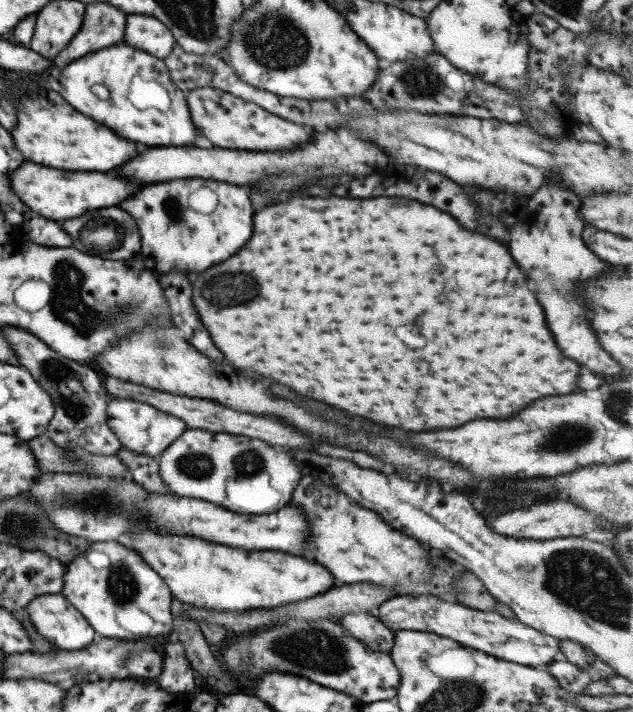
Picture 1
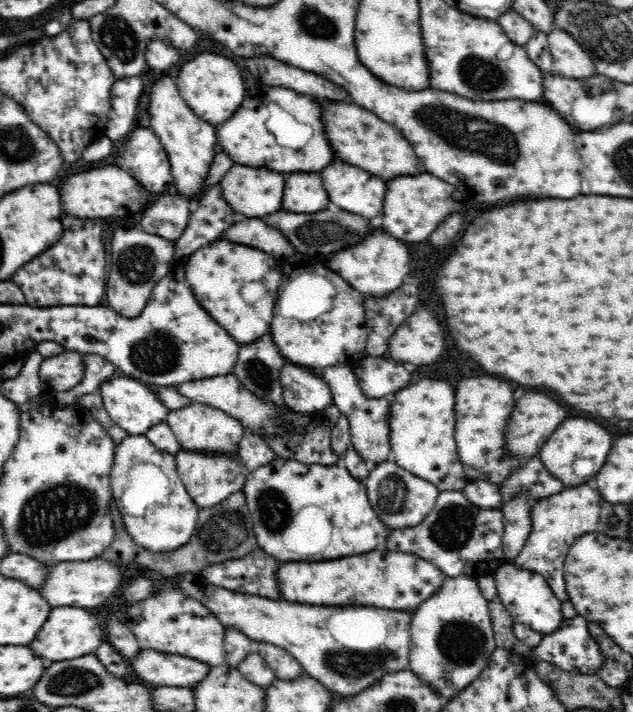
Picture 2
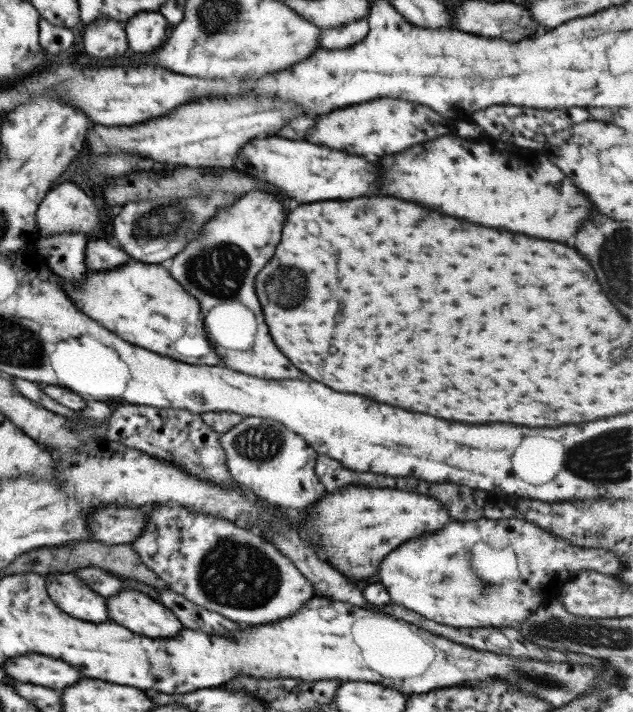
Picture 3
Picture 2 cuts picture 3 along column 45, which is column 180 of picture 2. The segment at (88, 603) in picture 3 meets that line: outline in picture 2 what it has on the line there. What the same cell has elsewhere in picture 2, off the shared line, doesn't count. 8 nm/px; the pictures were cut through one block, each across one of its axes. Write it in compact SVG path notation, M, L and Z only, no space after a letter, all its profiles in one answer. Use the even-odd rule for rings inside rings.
M180 573L173 577L162 578L156 574L154 576L136 576L130 578L128 582L122 584L120 588L120 598L129 605L149 600L163 592L165 586L161 586L163 579L165 584L172 584L174 589L180 589L184 597L203 604L226 628L233 628L245 634L254 645L271 644L278 648L283 648L288 654L301 665L301 668L312 679L317 680L329 691L340 692L344 696L363 691L371 684L374 684L380 676L388 672L398 672L409 669L409 650L410 650L410 622L414 611L393 611L380 610L376 607L368 606L344 606L344 608L324 608L304 604L304 602L286 602L272 600L257 595L243 594L213 586L206 581L199 573Z

